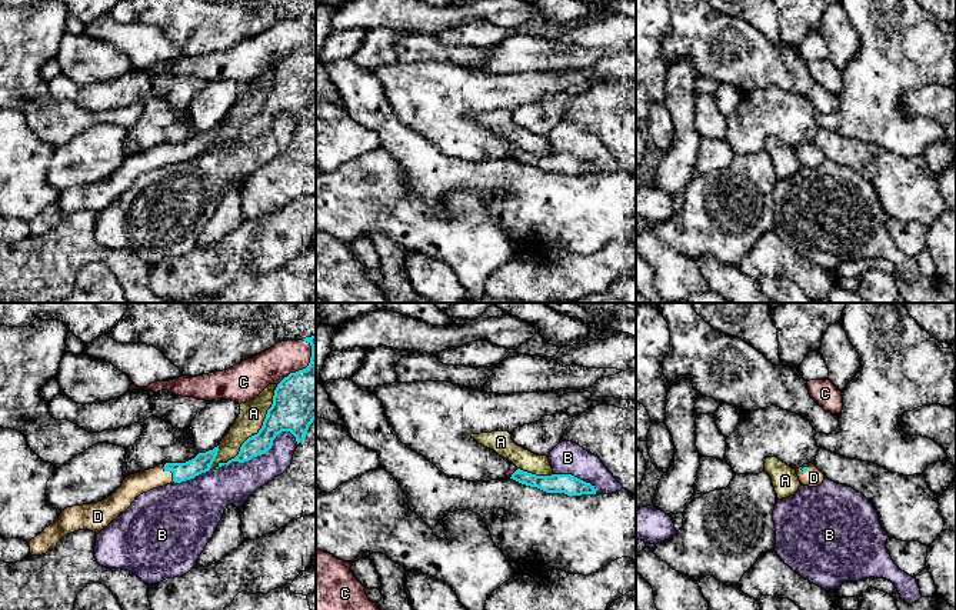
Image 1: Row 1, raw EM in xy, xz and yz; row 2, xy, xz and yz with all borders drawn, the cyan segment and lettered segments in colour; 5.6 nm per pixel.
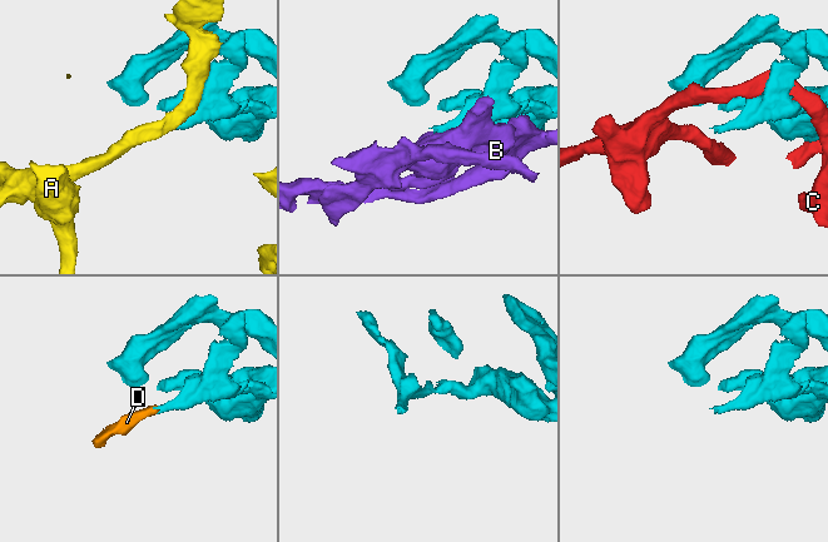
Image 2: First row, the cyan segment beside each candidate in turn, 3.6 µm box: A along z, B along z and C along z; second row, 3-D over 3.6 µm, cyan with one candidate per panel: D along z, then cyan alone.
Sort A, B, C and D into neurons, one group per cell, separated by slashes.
A B / C / D

